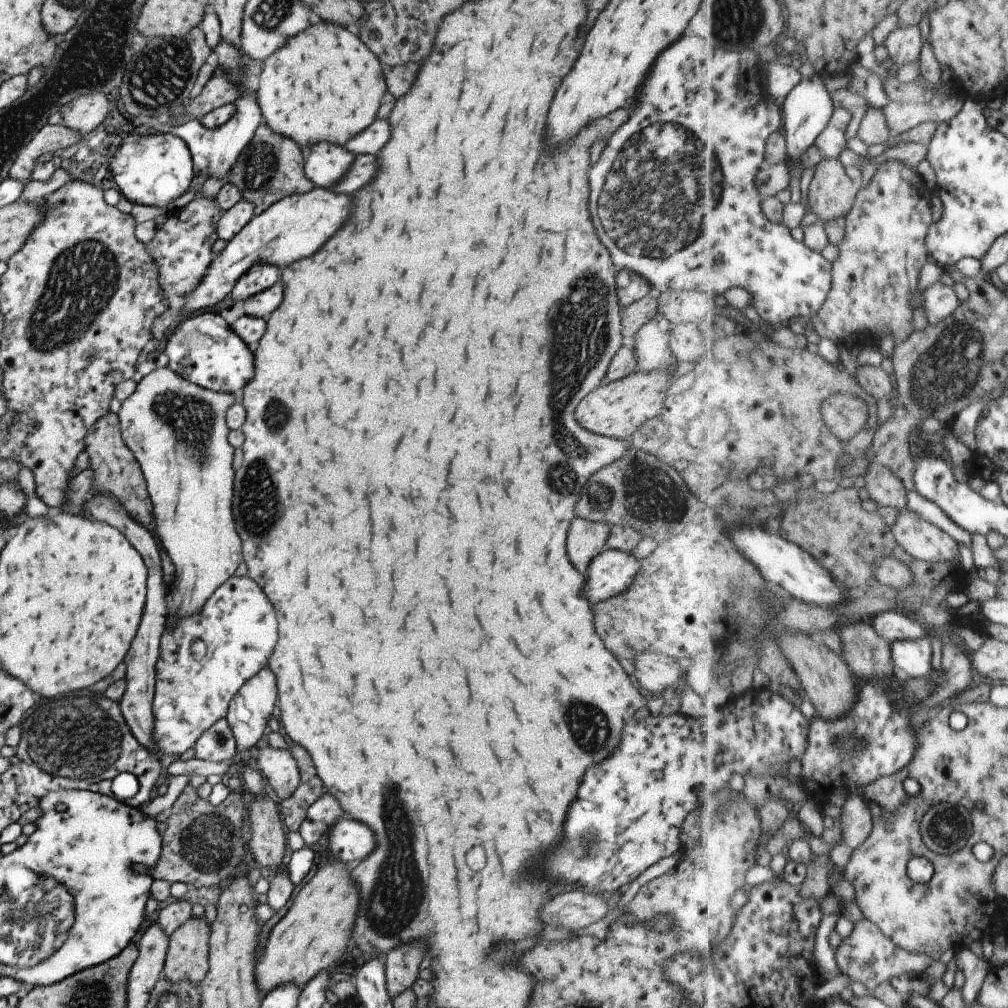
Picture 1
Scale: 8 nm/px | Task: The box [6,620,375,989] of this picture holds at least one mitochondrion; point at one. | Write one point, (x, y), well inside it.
(78, 740)

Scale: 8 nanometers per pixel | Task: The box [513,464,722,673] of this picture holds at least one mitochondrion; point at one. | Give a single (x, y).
(600, 495)

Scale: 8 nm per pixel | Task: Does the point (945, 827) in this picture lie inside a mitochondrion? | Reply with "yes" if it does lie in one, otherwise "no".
yes

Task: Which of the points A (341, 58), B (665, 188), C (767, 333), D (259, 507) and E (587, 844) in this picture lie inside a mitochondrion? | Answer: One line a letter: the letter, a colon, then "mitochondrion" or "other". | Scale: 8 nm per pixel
A: other
B: mitochondrion
C: other
D: mitochondrion
E: mitochondrion

